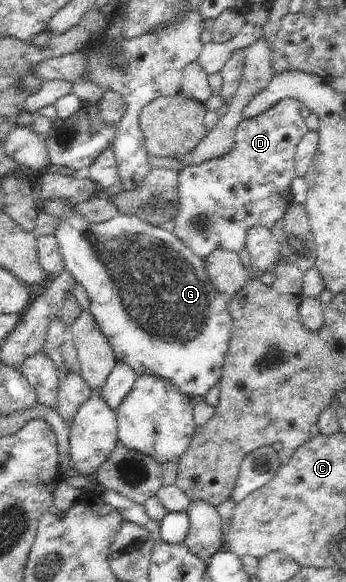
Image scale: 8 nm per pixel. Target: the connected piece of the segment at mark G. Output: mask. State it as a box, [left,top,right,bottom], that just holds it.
[39,199,233,397]

